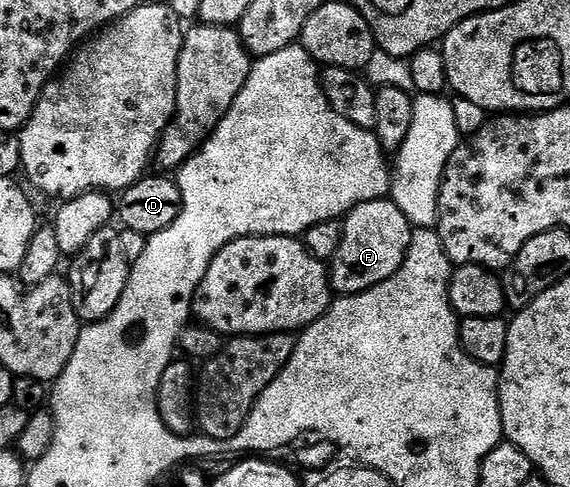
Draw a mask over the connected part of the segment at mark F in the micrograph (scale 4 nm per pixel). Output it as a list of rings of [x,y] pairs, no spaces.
[[[390,200],[362,204],[342,219],[343,235],[329,263],[332,291],[339,296],[363,294],[388,282],[409,257],[413,227]]]

